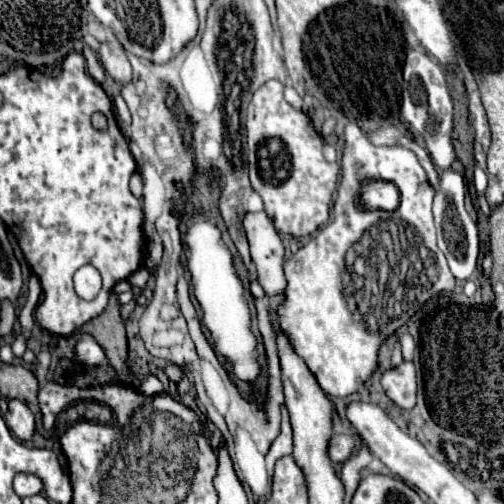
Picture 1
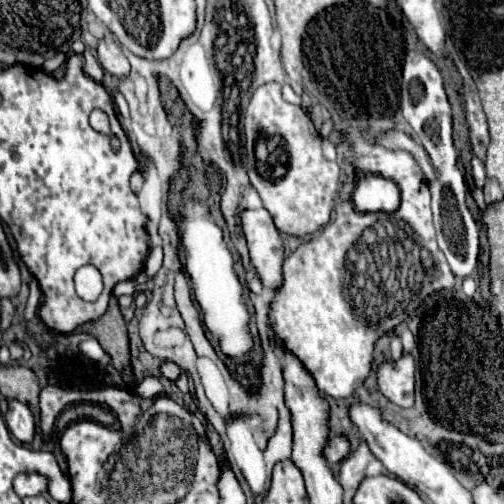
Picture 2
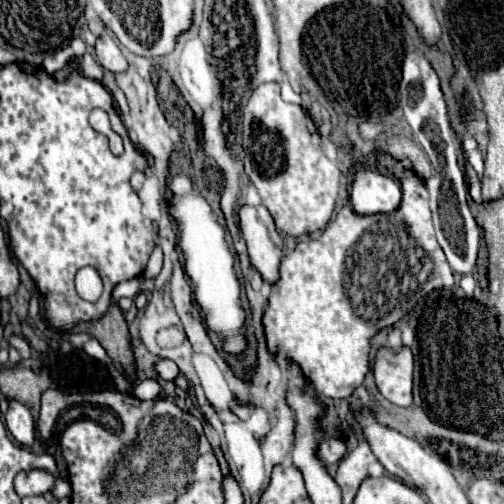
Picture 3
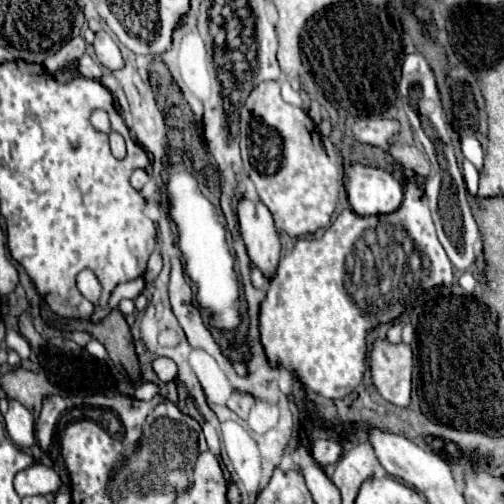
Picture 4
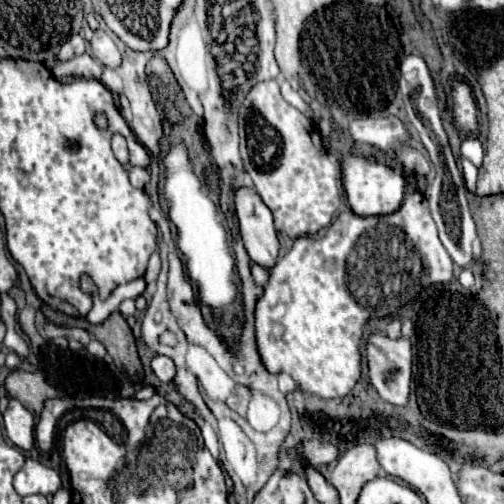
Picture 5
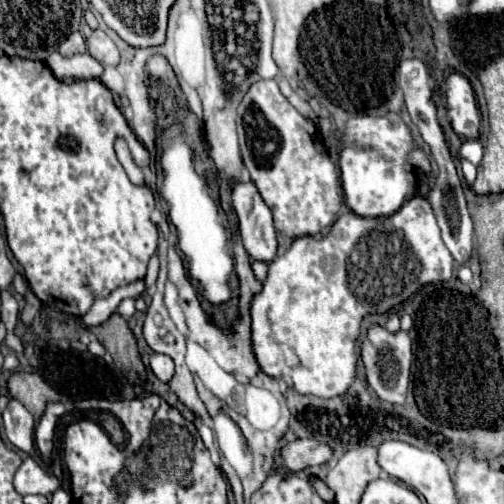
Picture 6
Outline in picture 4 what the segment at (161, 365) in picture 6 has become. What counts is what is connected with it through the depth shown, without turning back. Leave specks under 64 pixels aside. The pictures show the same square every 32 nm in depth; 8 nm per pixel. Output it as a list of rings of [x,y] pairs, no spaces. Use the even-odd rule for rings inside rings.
[[[164,356],[156,358],[156,360],[152,362],[152,368],[154,368],[154,372],[158,374],[158,378],[160,378],[162,382],[172,382],[172,380],[176,378],[176,364],[174,364],[172,360],[164,358]]]

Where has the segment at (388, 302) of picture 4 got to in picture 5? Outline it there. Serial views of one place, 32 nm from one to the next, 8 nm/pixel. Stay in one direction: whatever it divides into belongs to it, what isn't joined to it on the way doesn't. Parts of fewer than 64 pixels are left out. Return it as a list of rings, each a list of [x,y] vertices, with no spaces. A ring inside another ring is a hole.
[[[418,190],[408,192],[404,204],[396,214],[362,217],[346,210],[336,218],[324,238],[298,238],[290,252],[280,256],[270,268],[268,284],[264,286],[264,294],[256,300],[254,308],[256,346],[260,352],[260,360],[264,368],[272,374],[290,374],[300,392],[308,392],[320,398],[344,396],[360,378],[360,344],[362,326],[366,324],[366,320],[370,316],[394,314],[424,286],[436,282],[444,284],[446,280],[452,280],[452,276],[452,258],[440,244],[428,200]]]

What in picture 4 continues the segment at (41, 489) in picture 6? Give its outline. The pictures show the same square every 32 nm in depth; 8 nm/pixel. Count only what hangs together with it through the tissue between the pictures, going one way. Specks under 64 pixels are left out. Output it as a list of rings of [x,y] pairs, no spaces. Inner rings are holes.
[[[30,464],[28,468],[20,470],[14,478],[14,488],[20,496],[34,496],[34,494],[54,494],[60,488],[60,476],[44,466],[44,464]]]

